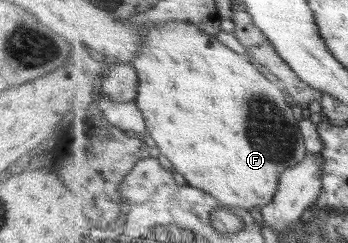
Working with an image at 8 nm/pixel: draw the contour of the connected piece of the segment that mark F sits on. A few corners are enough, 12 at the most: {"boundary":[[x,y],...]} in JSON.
{"boundary":[[191,21],[132,65],[170,168],[263,210],[310,154],[283,84]]}

